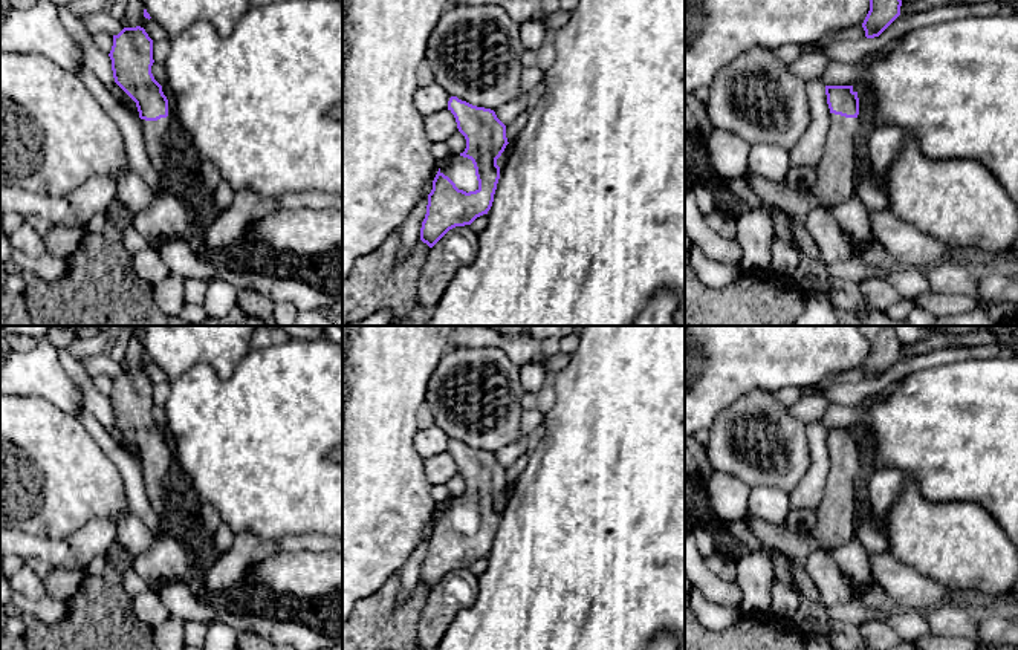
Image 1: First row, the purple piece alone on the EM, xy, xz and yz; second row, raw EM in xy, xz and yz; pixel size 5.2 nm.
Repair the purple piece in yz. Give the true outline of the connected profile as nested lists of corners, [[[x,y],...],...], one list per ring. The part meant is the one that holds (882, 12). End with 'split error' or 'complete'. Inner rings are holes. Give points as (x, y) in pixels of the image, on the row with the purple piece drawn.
[[[870,0],[870,11],[862,23],[867,38],[879,37],[899,15],[902,0]]]; complete

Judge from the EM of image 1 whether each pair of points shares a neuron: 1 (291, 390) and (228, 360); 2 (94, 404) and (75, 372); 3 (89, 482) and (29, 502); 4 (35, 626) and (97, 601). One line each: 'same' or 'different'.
1: different
2: same
3: same
4: same

